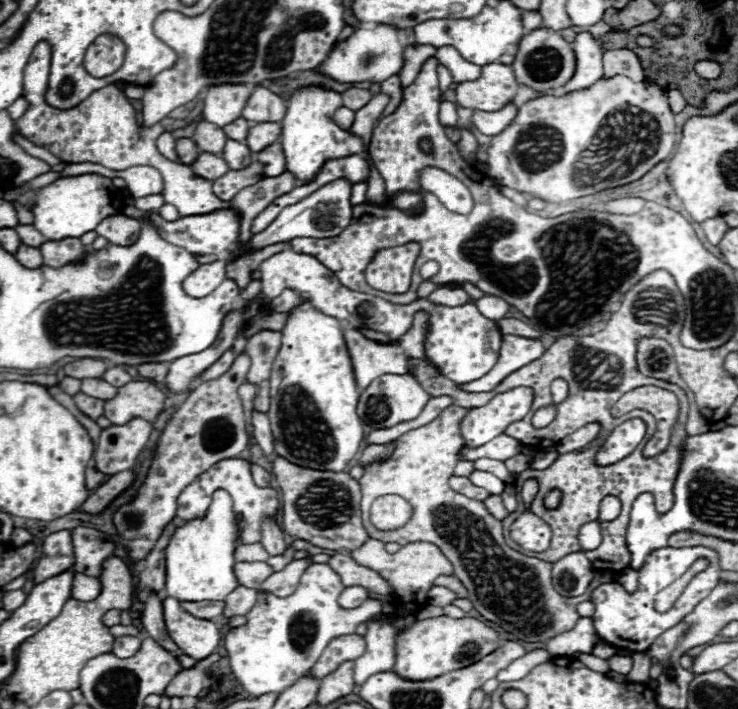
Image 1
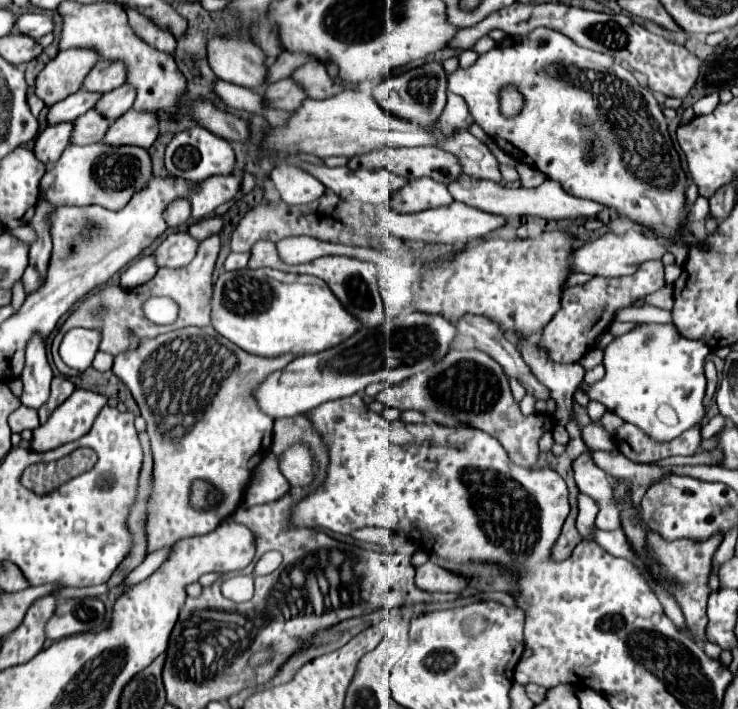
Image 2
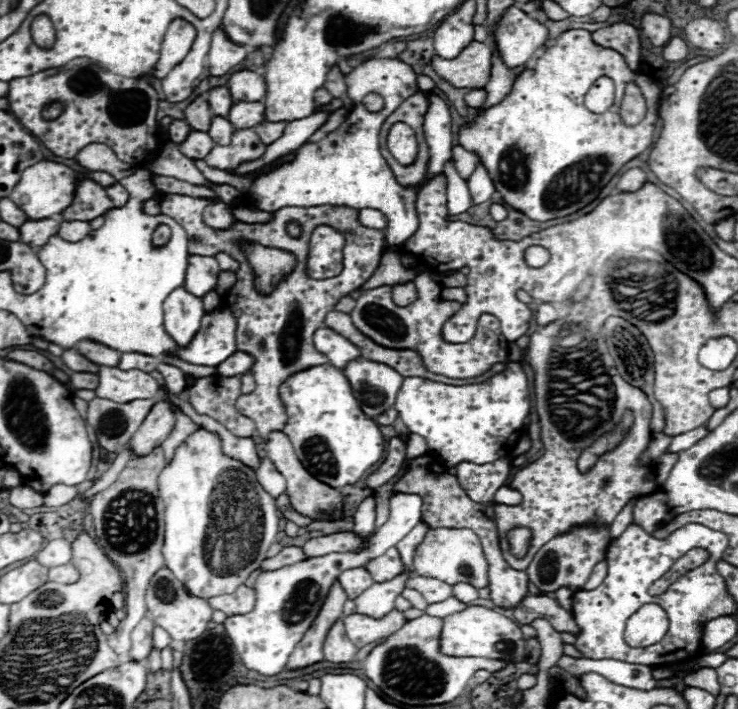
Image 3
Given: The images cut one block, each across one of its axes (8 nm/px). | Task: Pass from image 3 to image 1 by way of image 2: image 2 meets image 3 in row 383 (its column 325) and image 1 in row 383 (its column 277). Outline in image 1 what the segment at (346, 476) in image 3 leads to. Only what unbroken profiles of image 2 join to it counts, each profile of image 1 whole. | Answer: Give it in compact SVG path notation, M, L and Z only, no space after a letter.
M304 302L288 312L288 320L280 332L282 332L282 346L278 350L278 356L274 360L274 368L270 374L272 402L268 410L272 436L274 436L274 454L302 468L340 472L356 456L360 442L364 438L362 420L356 414L360 388L356 386L352 360L342 336L340 320L318 312L312 306L312 302Z

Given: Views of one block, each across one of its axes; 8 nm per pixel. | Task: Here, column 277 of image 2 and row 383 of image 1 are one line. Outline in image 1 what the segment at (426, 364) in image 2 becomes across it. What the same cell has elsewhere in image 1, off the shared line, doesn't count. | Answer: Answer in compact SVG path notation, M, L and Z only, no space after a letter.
M384 374L384 376L376 378L370 384L370 388L366 388L360 394L358 416L366 426L370 426L374 430L392 428L398 422L414 420L422 412L422 408L426 406L428 400L430 400L430 394L412 376L406 376L406 374Z

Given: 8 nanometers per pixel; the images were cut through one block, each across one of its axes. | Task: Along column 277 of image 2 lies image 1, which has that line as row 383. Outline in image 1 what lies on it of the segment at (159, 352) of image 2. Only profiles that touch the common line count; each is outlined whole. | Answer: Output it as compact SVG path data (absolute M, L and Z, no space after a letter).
M418 312L414 316L414 324L412 324L410 332L400 336L394 344L380 344L380 342L374 342L370 338L366 338L356 328L344 328L344 338L346 338L346 346L348 346L348 352L350 352L350 358L352 358L352 366L354 366L354 376L356 376L358 388L360 390L368 388L372 384L372 380L376 380L382 374L408 374L408 366L410 366L408 362L412 358L414 360L422 360L428 366L434 366L434 362L430 358L426 358L426 348L424 348L426 336L430 332L428 324L430 324L430 314L428 312Z

